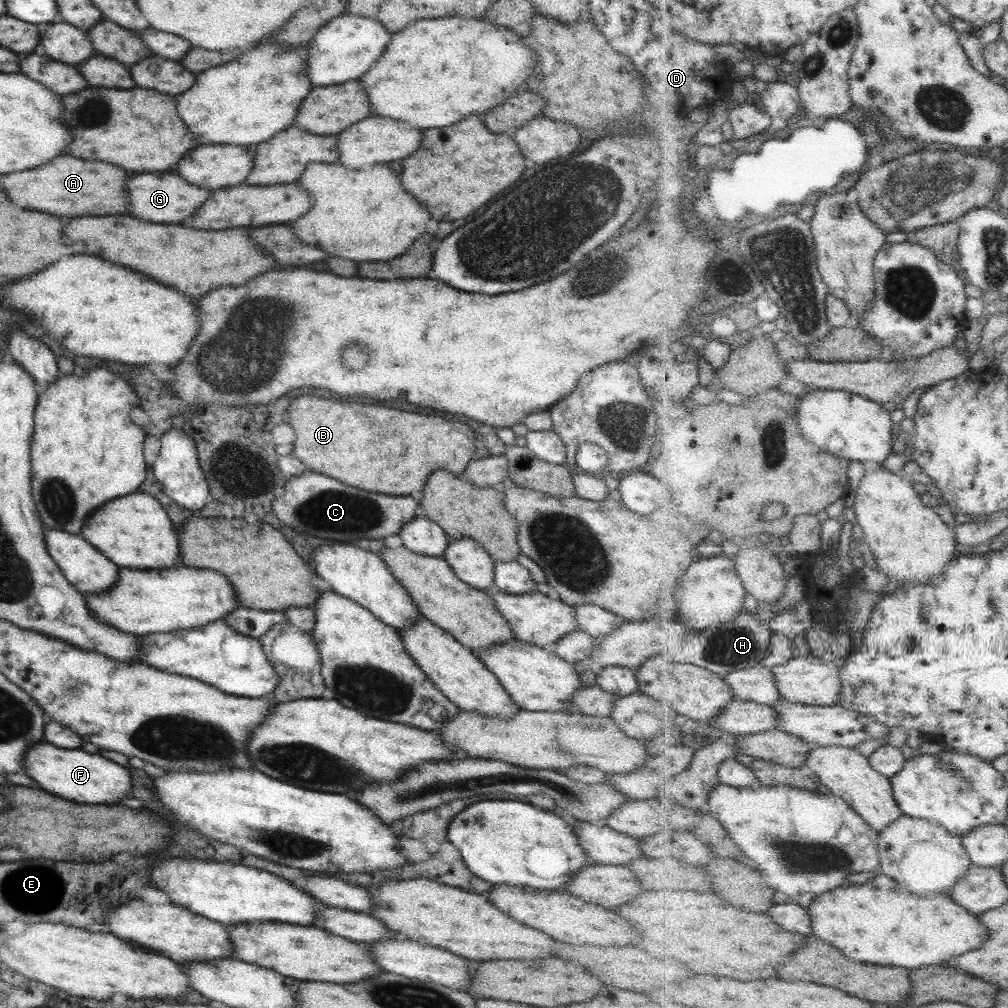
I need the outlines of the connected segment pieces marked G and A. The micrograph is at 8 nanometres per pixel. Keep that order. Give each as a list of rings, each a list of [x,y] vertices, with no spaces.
[[[173,172],[139,174],[139,176],[127,180],[127,190],[129,190],[129,214],[135,218],[141,218],[141,220],[147,220],[147,222],[155,222],[155,224],[183,222],[185,218],[195,214],[195,210],[199,206],[203,206],[203,202],[210,195],[209,189],[191,186]]]
[[[59,156],[39,168],[7,174],[3,178],[3,190],[17,206],[55,216],[111,216],[127,212],[127,190],[123,186],[127,178],[129,174],[125,170],[105,162],[83,162],[73,156]]]

